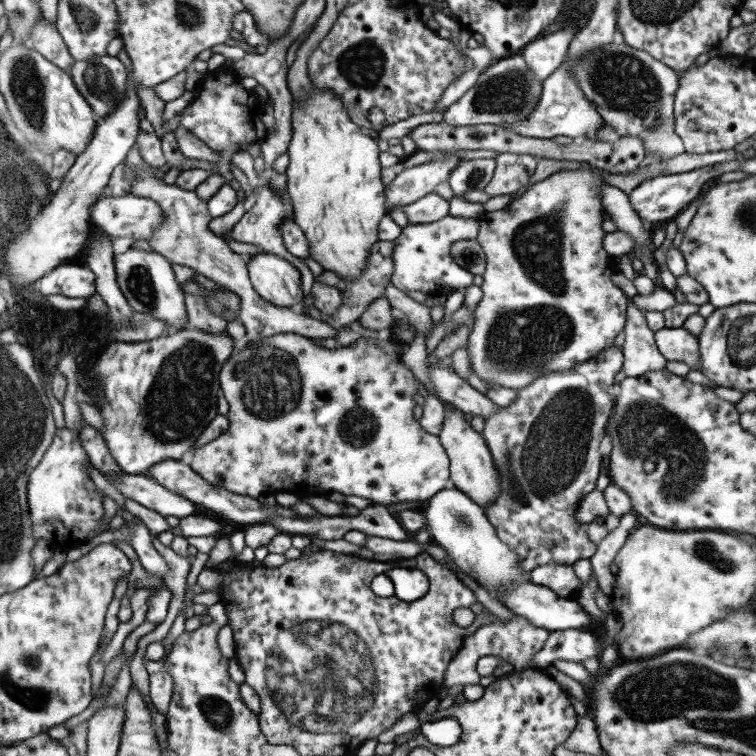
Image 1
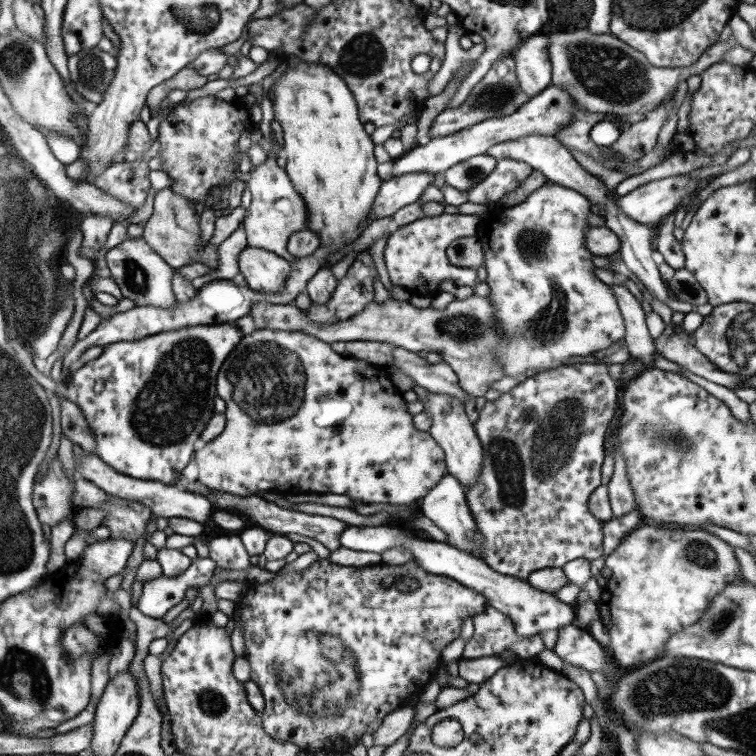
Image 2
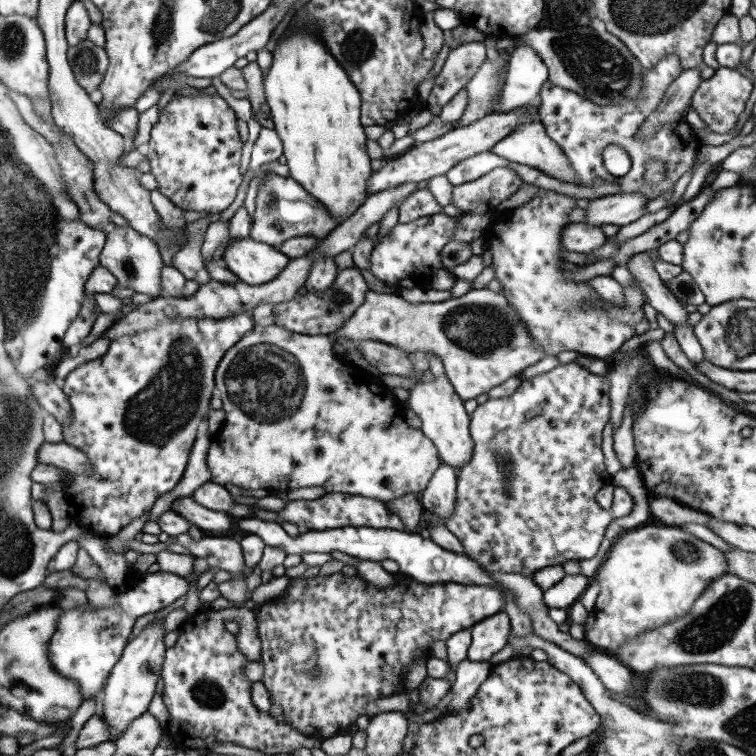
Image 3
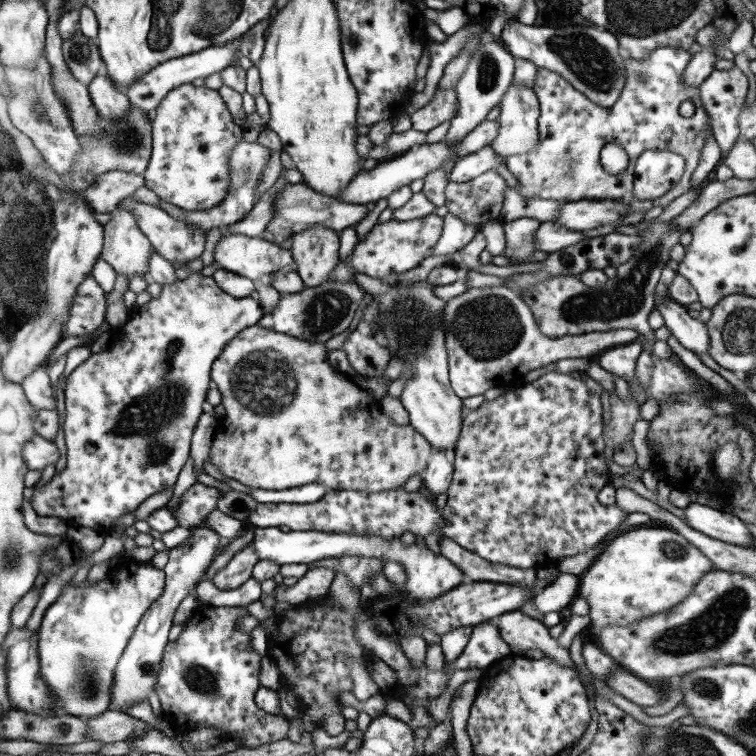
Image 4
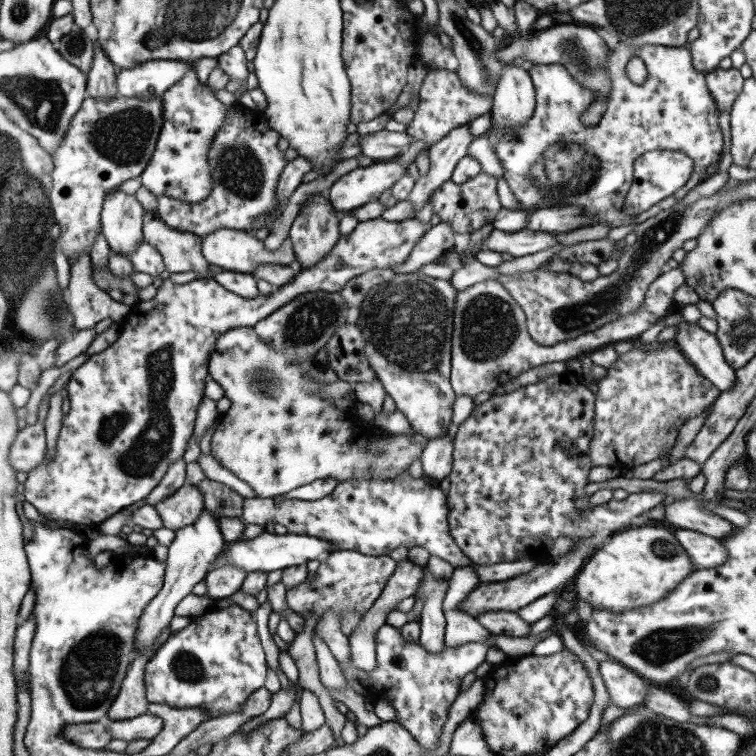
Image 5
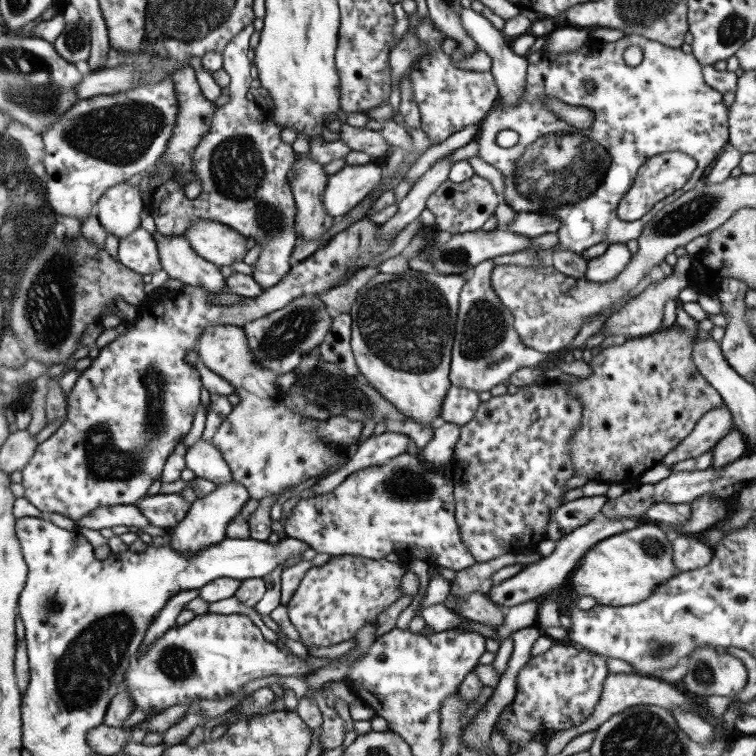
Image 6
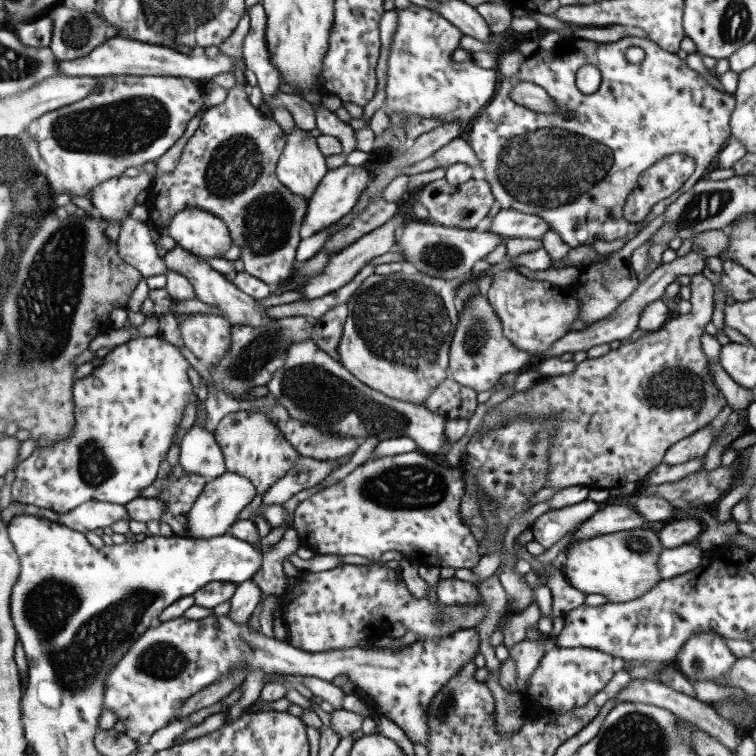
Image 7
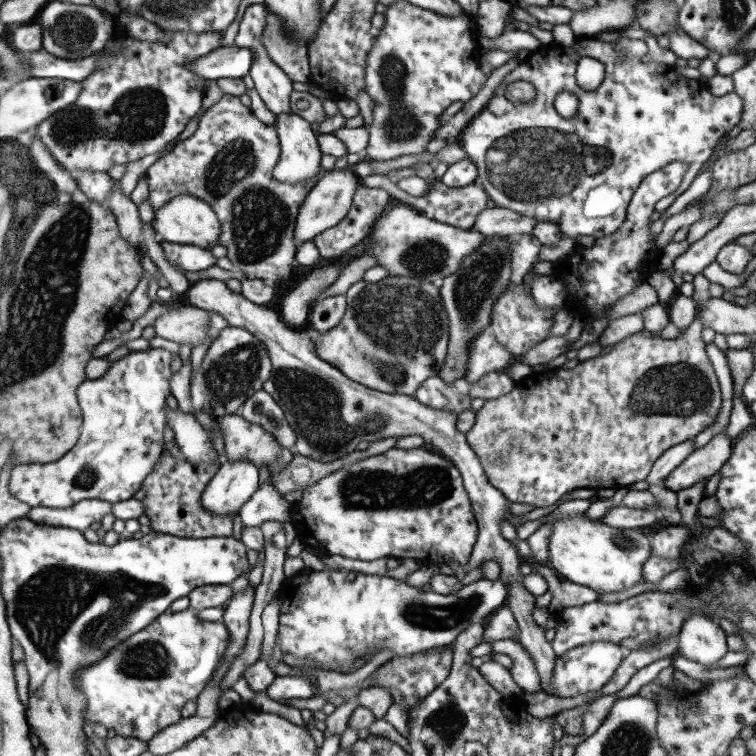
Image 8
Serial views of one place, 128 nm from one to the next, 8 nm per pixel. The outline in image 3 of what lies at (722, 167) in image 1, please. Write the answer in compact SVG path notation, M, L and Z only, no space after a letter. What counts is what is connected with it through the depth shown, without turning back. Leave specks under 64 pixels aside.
M616 193L600 198L591 198L584 208L584 223L590 226L616 224L624 226L646 215L648 200L641 193Z

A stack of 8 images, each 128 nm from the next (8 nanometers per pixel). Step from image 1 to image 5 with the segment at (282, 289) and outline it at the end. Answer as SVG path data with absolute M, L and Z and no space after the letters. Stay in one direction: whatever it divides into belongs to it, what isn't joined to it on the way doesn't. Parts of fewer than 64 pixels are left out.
M219 228L211 232L202 240L202 254L210 263L228 271L240 271L241 273L251 273L256 267L262 264L289 265L296 260L290 242L284 242L282 246L274 251L265 249L264 242L256 238L253 232L238 231L229 228Z

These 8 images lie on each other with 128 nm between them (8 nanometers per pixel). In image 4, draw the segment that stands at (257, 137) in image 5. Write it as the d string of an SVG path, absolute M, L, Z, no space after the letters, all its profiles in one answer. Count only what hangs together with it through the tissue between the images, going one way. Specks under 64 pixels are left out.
M240 139L238 145L234 145L232 153L228 157L228 168L230 168L230 187L228 187L228 193L222 200L221 204L216 204L215 208L210 208L203 211L185 211L182 221L185 224L192 224L194 228L202 228L206 235L212 228L220 228L224 231L230 224L242 220L252 208L257 204L258 196L256 196L256 188L258 188L258 182L262 178L261 172L266 168L268 160L270 160L270 149L266 146L262 146L258 141L246 141L246 139Z

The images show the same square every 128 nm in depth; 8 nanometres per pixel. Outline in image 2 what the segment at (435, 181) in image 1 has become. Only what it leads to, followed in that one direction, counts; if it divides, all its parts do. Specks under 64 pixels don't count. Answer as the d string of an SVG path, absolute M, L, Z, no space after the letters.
M410 172L383 181L373 207L370 208L369 223L392 216L400 208L417 202L422 192L432 184L434 176L435 174L428 174L428 172Z

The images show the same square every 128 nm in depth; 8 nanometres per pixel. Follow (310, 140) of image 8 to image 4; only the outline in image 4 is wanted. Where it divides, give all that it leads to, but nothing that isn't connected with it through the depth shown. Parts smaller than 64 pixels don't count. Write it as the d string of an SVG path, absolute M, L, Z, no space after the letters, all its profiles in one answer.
M318 227L290 236L291 255L298 265L295 271L306 287L315 287L328 280L328 275L339 261L339 235L335 230Z

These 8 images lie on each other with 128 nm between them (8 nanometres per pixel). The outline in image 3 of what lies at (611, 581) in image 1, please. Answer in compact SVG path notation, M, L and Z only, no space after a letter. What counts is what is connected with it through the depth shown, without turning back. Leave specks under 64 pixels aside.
M636 467L620 470L611 479L614 487L622 486L626 488L634 499L633 511L628 516L620 517L614 520L613 525L606 530L602 545L594 557L580 561L580 574L590 579L596 575L598 567L604 562L610 547L615 544L619 538L631 530L645 526L650 516L649 497L644 487L644 481Z

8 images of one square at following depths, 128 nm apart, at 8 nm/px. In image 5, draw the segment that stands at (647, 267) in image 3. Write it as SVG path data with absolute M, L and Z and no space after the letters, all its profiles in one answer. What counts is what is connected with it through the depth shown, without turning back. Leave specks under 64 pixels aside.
M682 318L677 324L675 339L684 356L718 391L727 392L734 387L735 370L726 363L722 345L714 333L702 329L696 322Z

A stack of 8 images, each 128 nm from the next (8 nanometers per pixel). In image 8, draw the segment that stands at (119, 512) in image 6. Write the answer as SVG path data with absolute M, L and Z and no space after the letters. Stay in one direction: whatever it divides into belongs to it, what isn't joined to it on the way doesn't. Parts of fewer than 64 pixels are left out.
M84 499L68 508L31 507L25 518L36 524L74 528L84 533L92 523L112 513L112 503L100 499Z

